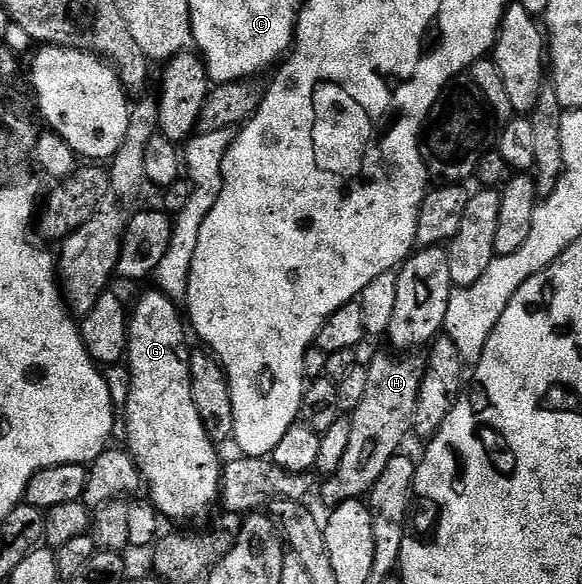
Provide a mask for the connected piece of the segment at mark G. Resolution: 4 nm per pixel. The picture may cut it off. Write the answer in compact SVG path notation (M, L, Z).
M152 290L153 292L145 292L141 296L141 301L137 304L137 309L132 309L131 319L129 322L129 351L127 353L127 367L129 374L129 388L125 400L125 415L123 421L126 424L127 451L132 456L133 461L137 464L138 470L141 472L141 478L144 487L149 488L147 493L148 499L152 501L154 507L162 517L169 520L197 520L200 516L205 516L213 508L213 503L218 503L221 494L221 474L223 471L223 460L217 457L218 445L209 437L209 432L205 428L205 424L199 418L199 410L195 410L195 402L193 401L193 379L191 378L191 351L189 352L189 344L185 341L185 328L187 332L187 324L183 319L183 312L179 309L178 301L166 296L160 290Z

